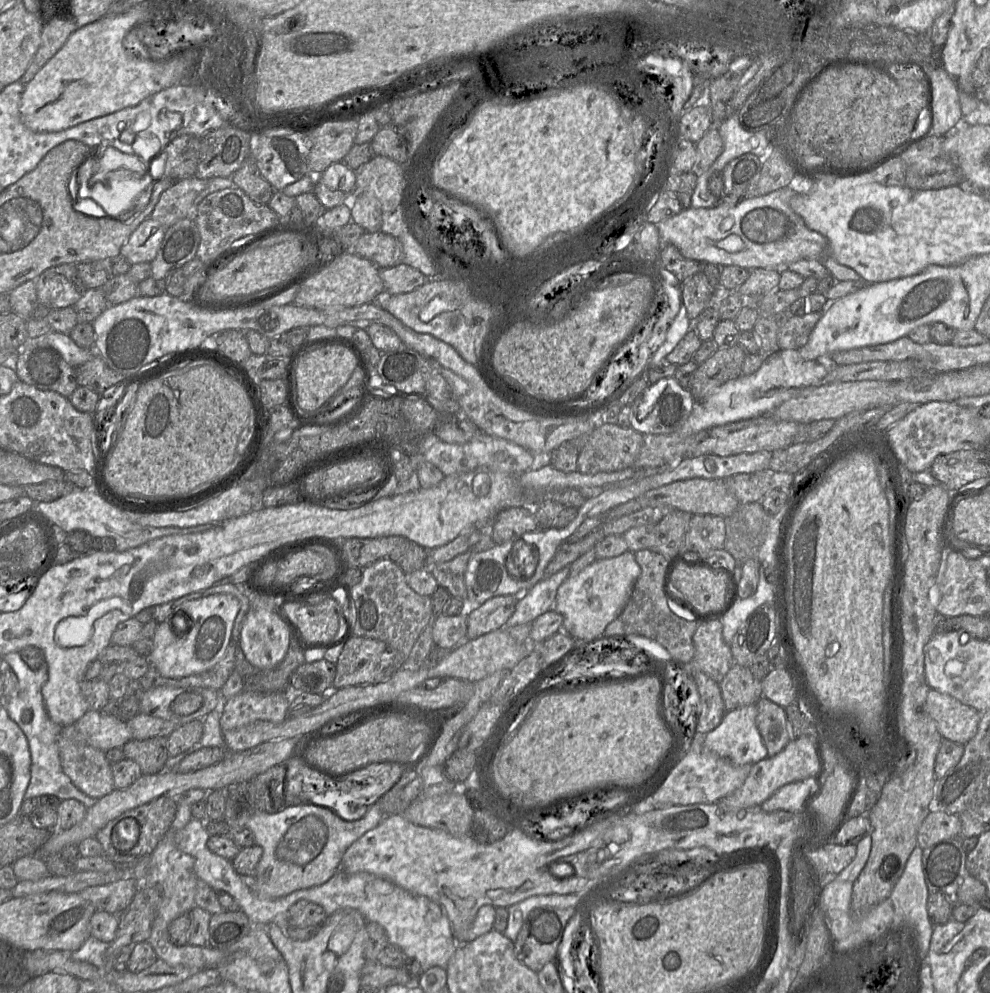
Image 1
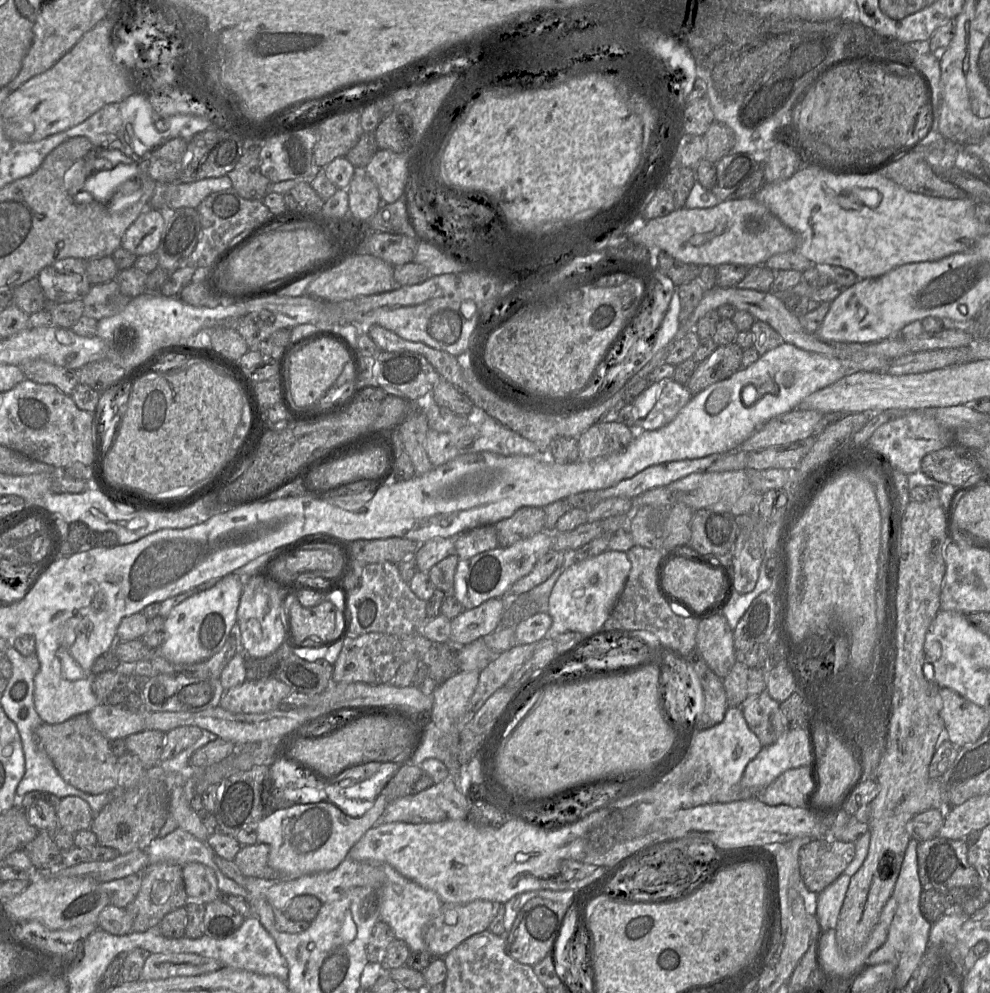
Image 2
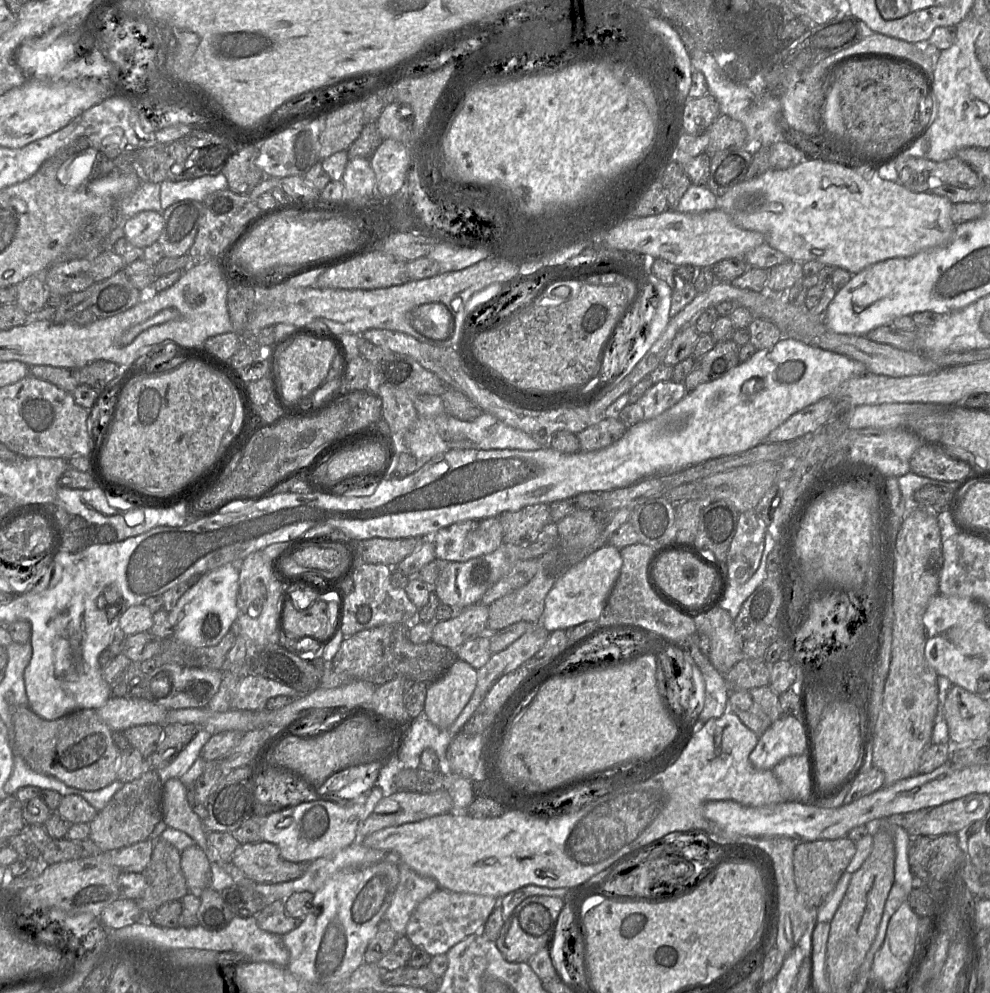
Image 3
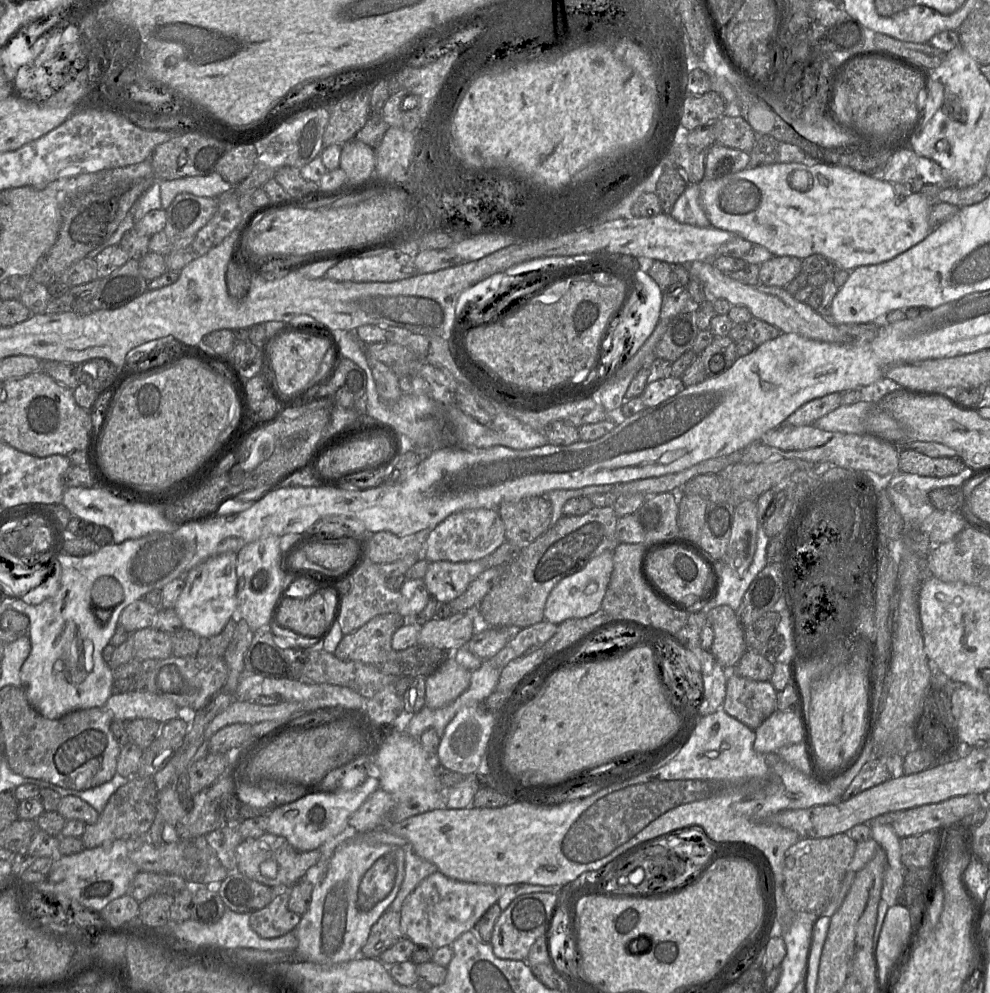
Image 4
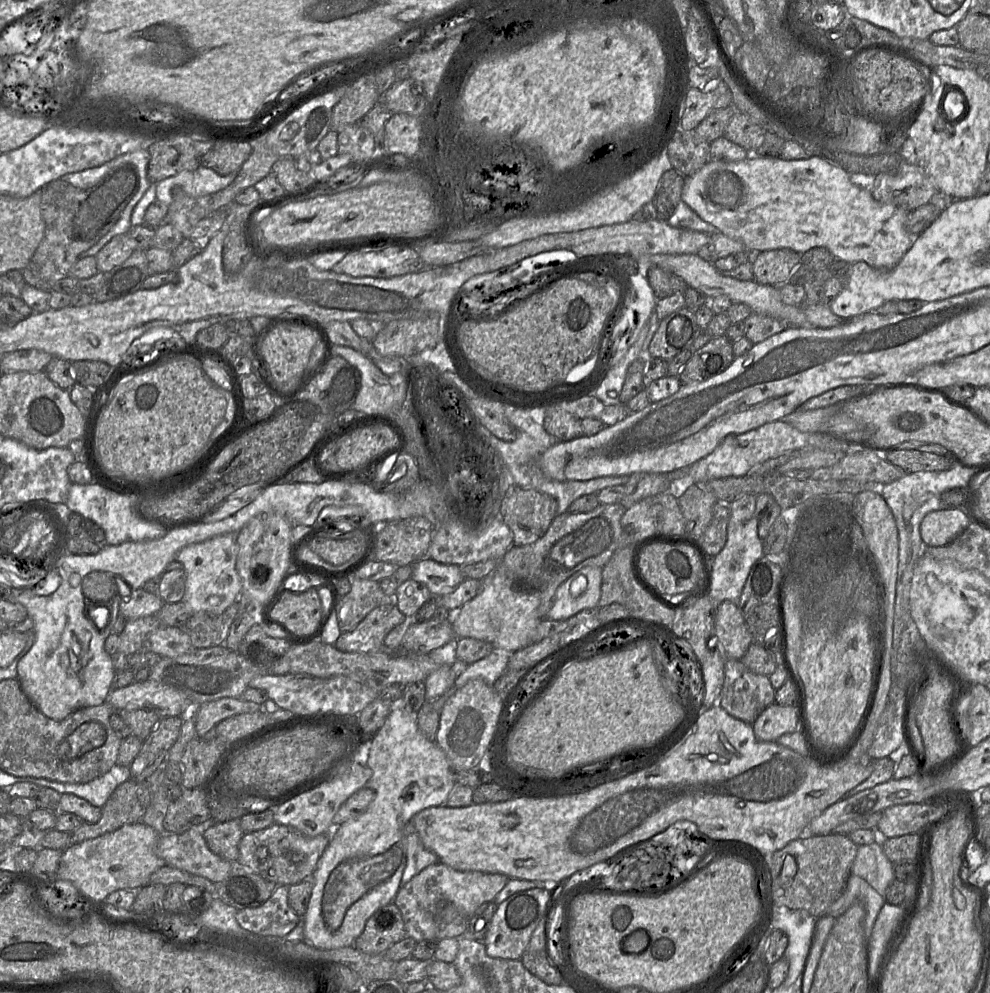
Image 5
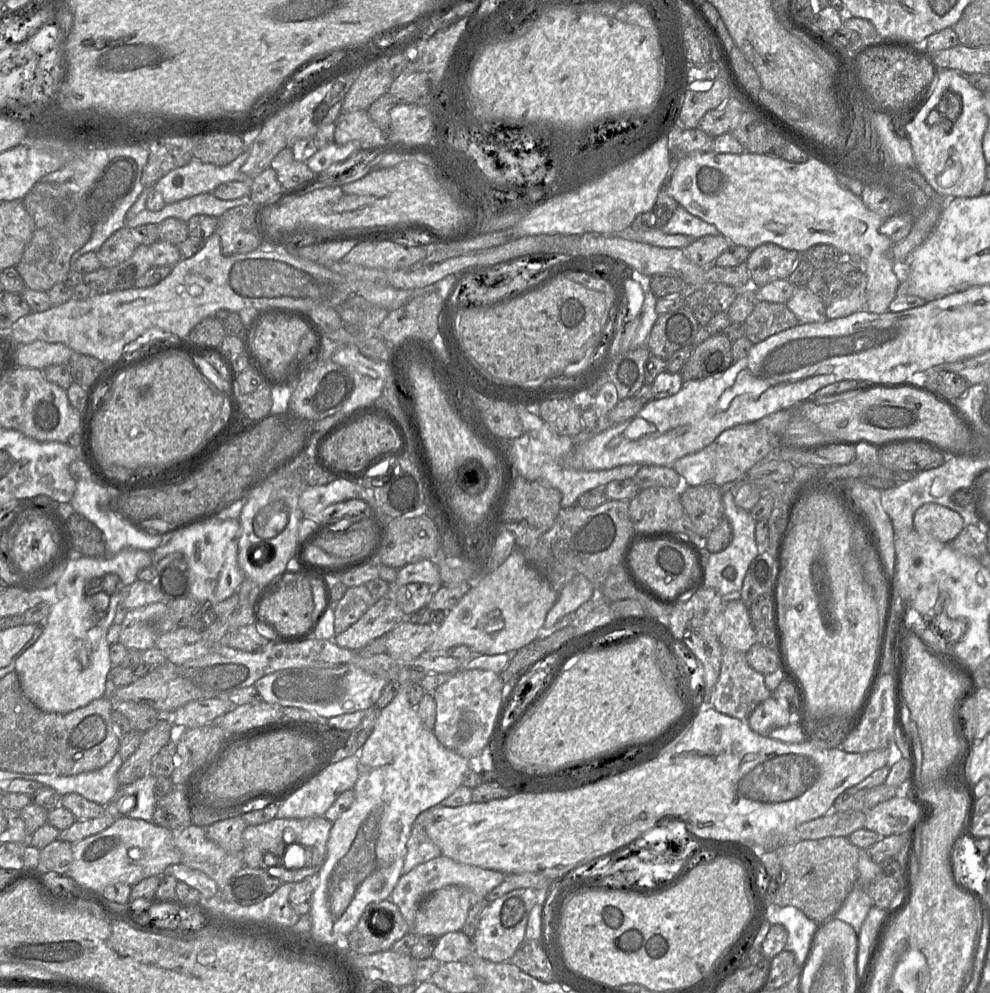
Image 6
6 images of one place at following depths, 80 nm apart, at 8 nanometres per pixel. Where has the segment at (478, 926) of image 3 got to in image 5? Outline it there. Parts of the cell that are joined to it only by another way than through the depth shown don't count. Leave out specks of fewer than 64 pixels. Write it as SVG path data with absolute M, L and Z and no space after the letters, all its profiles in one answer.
M439 861L423 869L403 885L395 896L393 903L401 912L407 937L413 938L416 942L437 940L436 914L437 910L444 903L452 903L463 917L468 918L469 925L469 919L474 915L476 910L481 905L492 902L495 896L504 888L508 879L508 876L500 873L456 870Z

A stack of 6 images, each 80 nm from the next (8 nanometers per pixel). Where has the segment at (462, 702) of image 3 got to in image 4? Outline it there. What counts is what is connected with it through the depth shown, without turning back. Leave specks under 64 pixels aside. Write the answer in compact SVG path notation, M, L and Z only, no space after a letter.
M449 654L438 669L425 678L425 706L438 709L450 704L469 687L471 673Z

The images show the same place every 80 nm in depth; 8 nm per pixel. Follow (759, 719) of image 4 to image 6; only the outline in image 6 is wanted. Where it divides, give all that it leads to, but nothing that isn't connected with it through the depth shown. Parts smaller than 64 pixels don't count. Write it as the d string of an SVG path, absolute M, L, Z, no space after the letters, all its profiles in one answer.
M723 648L720 674L712 690L708 705L725 715L747 720L757 705L770 696L772 696L772 692L765 685L764 675L748 664L746 653Z

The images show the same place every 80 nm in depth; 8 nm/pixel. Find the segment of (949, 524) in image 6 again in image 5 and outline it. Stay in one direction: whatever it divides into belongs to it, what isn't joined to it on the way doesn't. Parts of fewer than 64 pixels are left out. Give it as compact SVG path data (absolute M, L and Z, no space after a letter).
M963 508L931 511L920 524L921 538L927 546L945 546L956 539L970 523Z

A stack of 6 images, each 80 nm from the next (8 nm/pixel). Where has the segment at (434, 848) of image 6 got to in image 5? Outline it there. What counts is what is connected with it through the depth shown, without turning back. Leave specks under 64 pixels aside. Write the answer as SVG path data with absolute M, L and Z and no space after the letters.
M410 822L406 825L406 841L407 859L401 879L401 887L426 867L439 862L439 857L424 846Z

